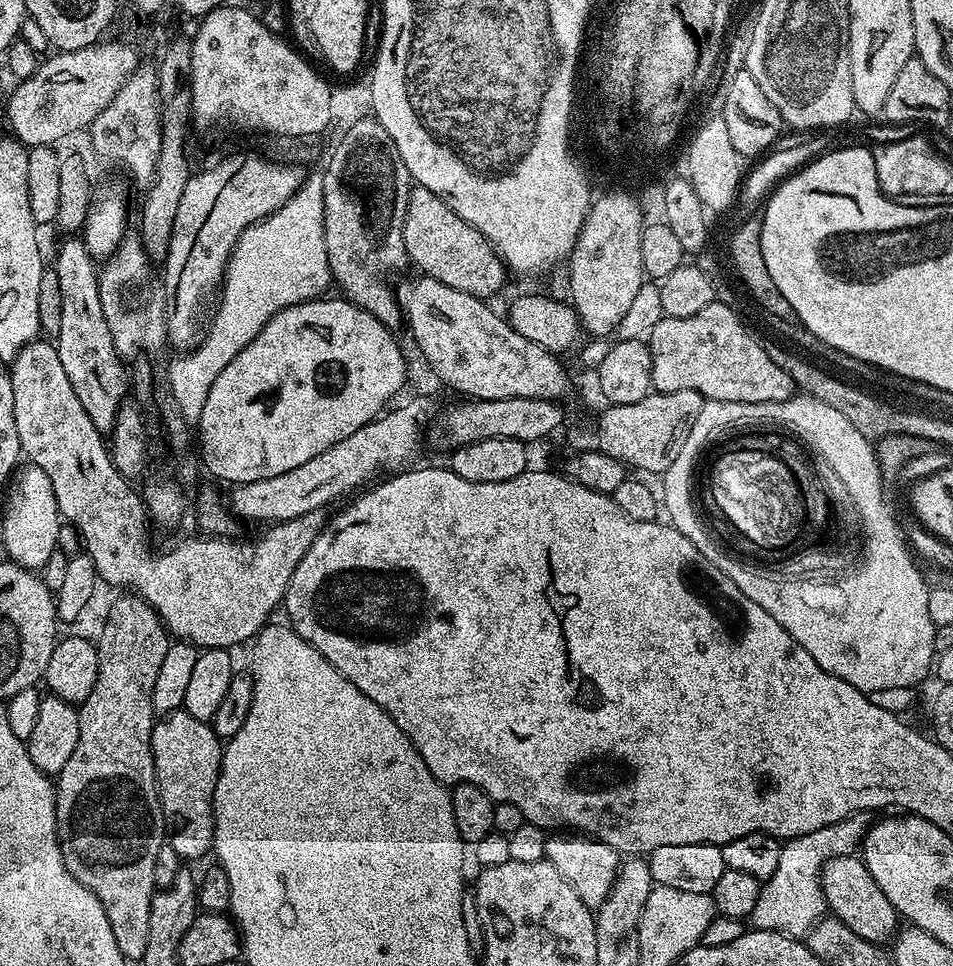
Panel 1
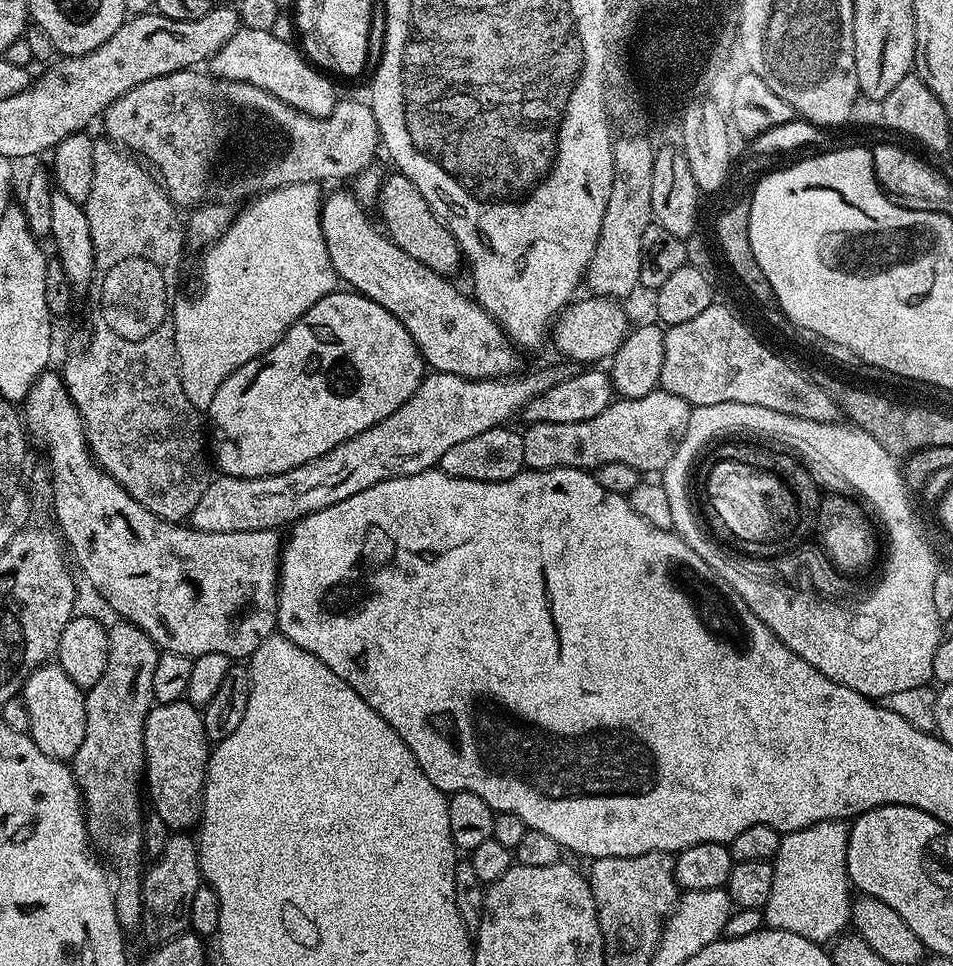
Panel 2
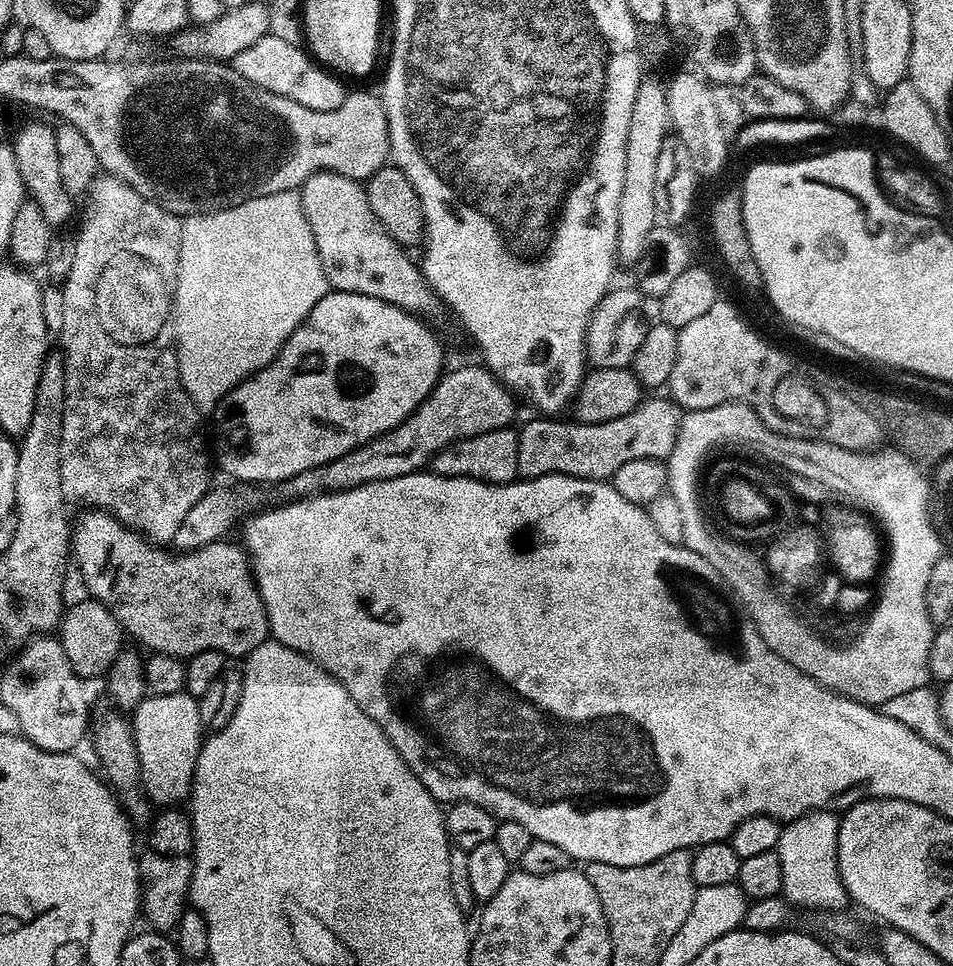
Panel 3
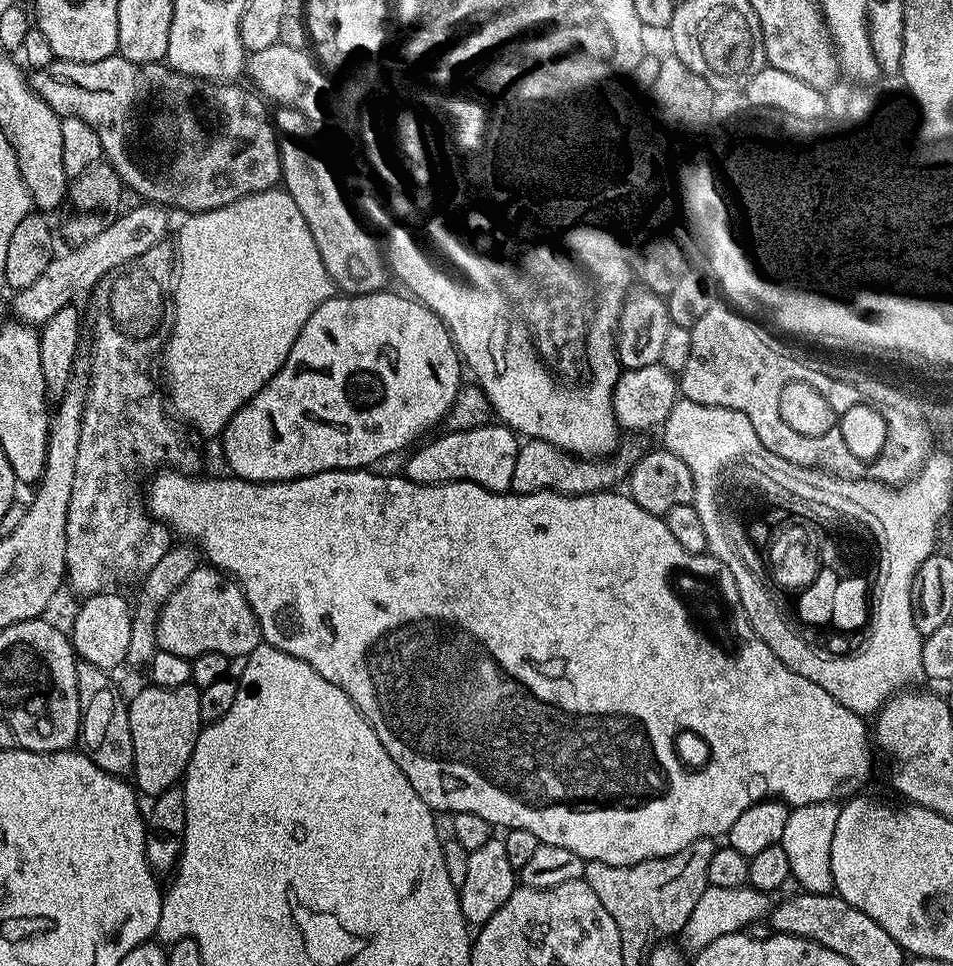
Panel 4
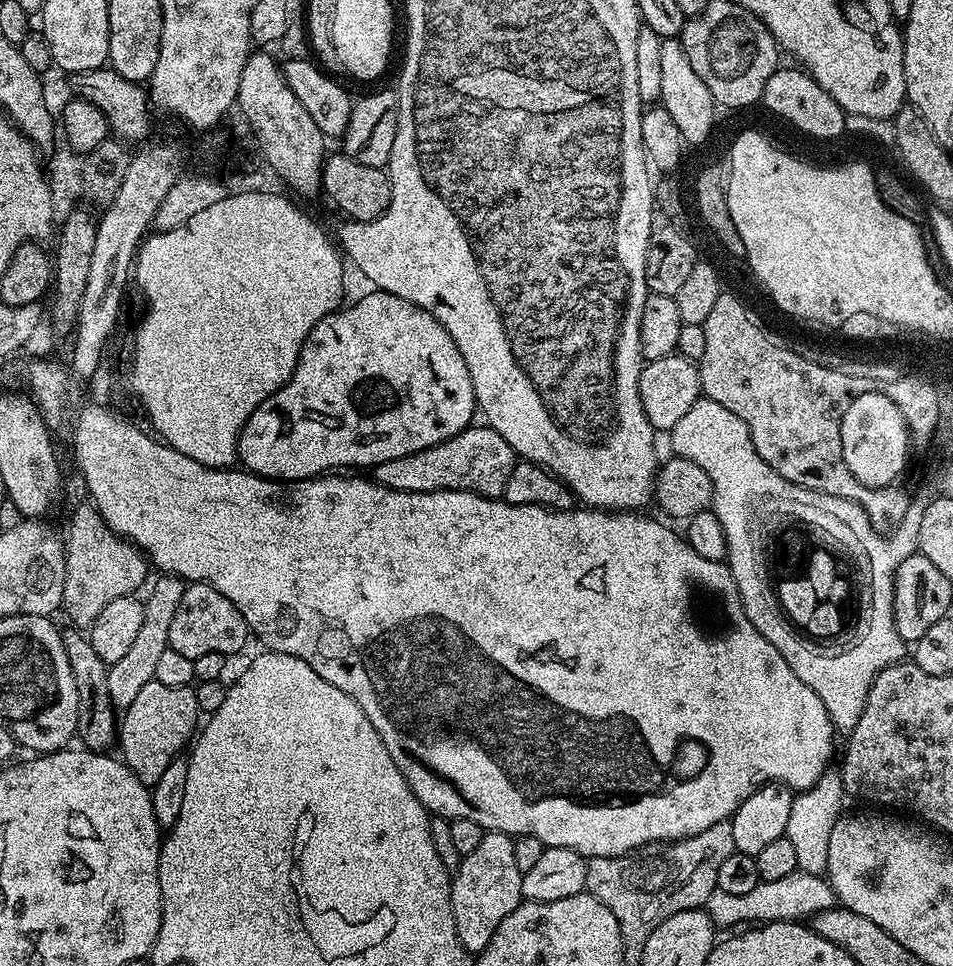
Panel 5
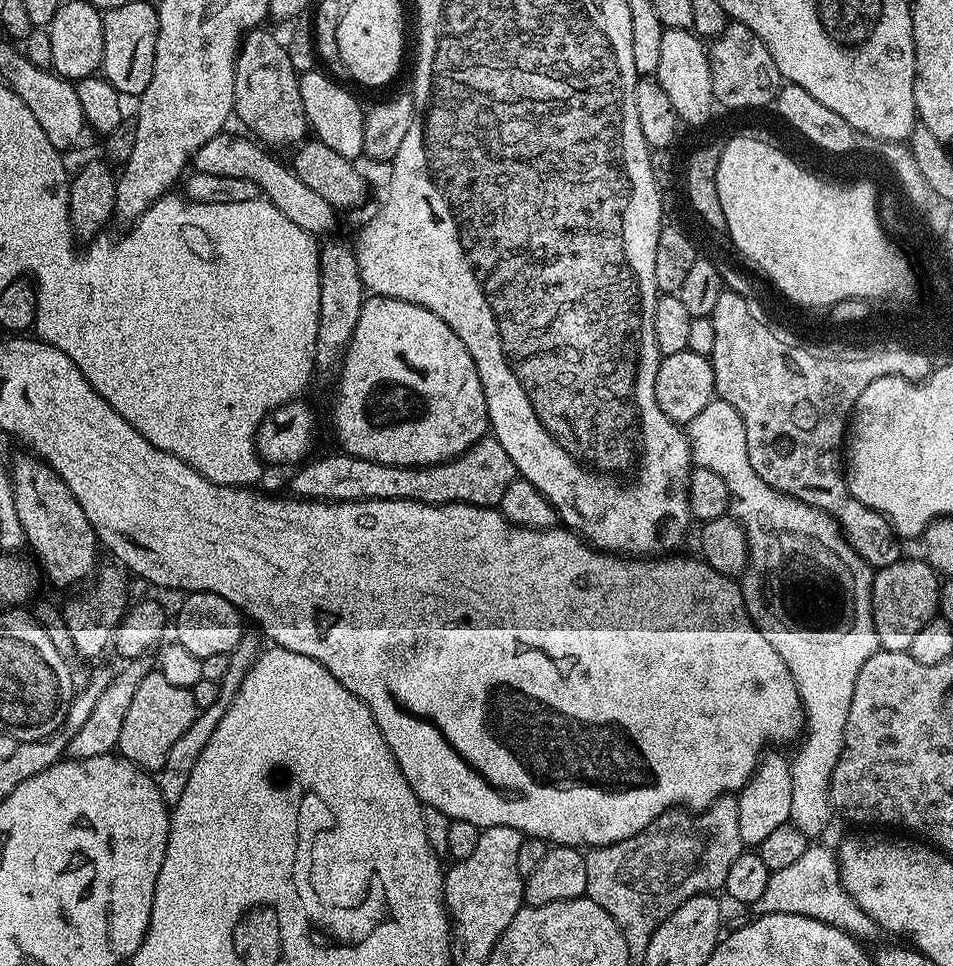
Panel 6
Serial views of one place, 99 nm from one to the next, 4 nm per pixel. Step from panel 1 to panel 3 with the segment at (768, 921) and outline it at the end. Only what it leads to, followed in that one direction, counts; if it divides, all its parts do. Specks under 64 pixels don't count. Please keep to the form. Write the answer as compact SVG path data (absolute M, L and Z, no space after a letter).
M828 811L808 812L798 819L787 821L782 827L776 852L782 865L782 894L793 907L810 908L812 912L841 911L849 905L848 891L841 880L837 866L837 842L840 829L839 817Z

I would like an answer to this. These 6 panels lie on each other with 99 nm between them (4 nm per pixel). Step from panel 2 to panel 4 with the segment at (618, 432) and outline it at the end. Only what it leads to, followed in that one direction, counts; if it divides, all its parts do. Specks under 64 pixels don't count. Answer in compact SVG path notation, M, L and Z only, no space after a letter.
M525 439L514 462L513 492L566 492L569 496L581 496L591 492L612 490L632 471L633 461L616 458L581 458L563 452L558 446L541 440Z

